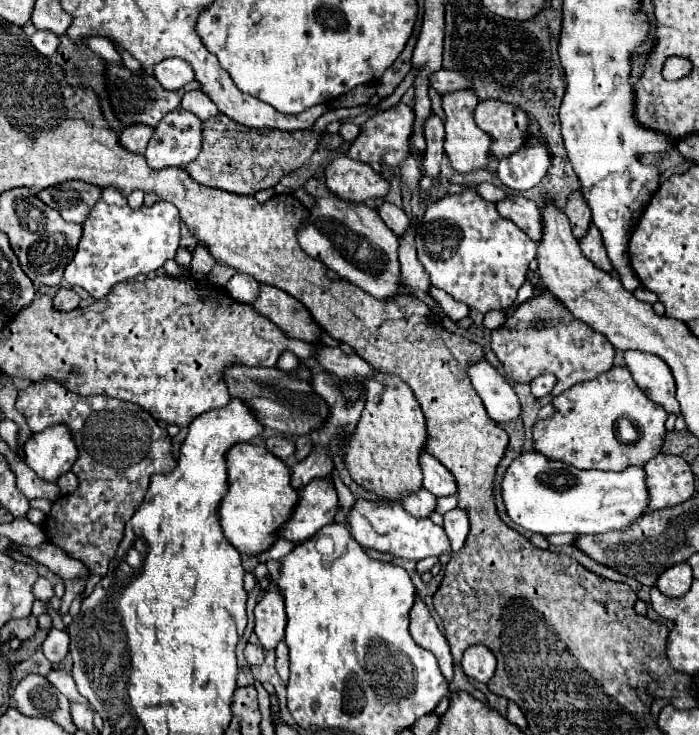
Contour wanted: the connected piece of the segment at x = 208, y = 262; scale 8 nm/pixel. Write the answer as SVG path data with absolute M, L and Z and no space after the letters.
M198 245L196 251L194 251L194 257L192 257L192 269L202 273L202 275L208 275L210 269L214 267L214 259L210 255L210 251L204 247L204 245Z

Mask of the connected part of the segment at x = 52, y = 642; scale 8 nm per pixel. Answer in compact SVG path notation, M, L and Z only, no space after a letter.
M52 629L48 633L48 637L44 639L44 643L42 643L42 653L46 655L48 661L60 663L66 657L66 653L68 653L68 643L70 643L70 639L68 639L66 631Z

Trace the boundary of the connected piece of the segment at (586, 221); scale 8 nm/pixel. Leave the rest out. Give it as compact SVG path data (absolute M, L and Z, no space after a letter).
M576 191L568 197L566 209L564 213L570 219L570 227L572 227L572 235L576 239L582 239L588 233L588 225L590 225L590 209L586 205L586 201L582 199L582 193Z

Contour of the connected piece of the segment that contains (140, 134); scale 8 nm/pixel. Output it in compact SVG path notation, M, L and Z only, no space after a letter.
M130 125L120 133L118 141L126 151L142 153L152 135L154 135L154 129L150 125Z

